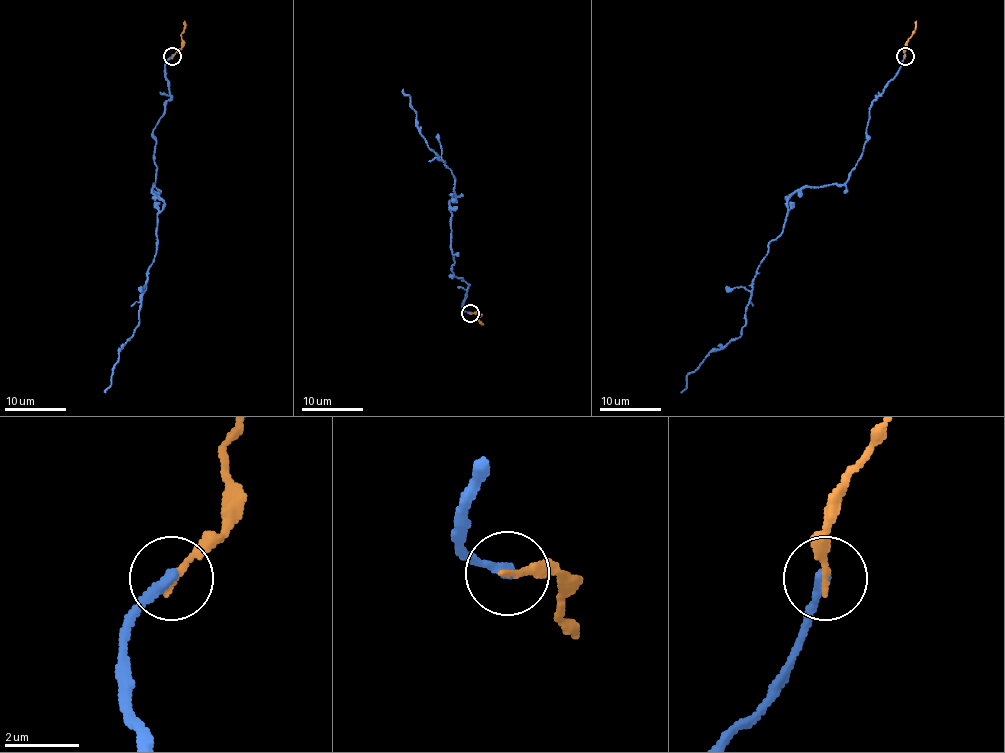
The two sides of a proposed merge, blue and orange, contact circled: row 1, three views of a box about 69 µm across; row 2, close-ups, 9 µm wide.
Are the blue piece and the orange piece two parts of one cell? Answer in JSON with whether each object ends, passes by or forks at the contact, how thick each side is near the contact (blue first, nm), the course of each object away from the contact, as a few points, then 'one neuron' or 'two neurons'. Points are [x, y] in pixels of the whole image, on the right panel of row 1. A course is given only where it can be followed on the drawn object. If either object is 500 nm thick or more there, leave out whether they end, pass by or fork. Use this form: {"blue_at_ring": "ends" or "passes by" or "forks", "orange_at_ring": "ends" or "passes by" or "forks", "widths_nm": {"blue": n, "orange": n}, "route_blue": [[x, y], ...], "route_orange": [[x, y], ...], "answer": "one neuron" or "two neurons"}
{"blue_at_ring": "ends", "orange_at_ring": "ends", "widths_nm": {"blue": 280, "orange": 200}, "route_blue": [[905, 56], [870, 108], [850, 177], [793, 192], [757, 270], [746, 325], [680, 392]], "route_orange": [[905, 56], [914, 21]], "answer": "two neurons"}

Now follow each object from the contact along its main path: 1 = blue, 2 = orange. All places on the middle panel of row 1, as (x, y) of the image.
1: (470, 313), (462, 307), (468, 286), (450, 275), (454, 177), (419, 132), (416, 112), (402, 89)
2: (470, 313), (479, 313), (482, 323)

